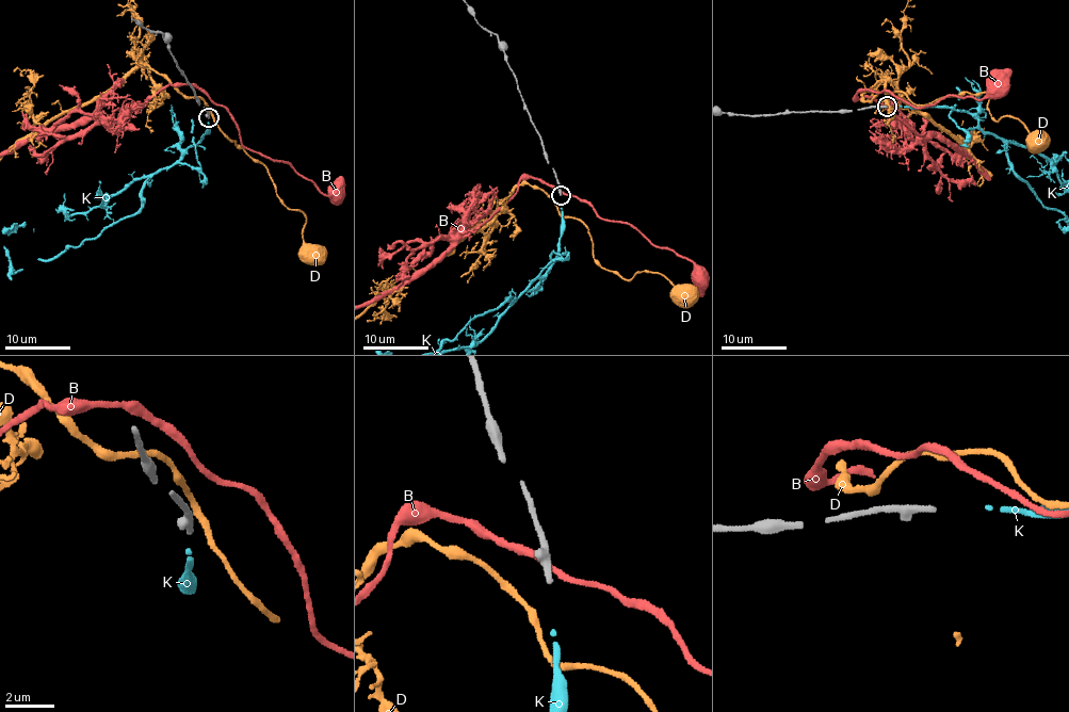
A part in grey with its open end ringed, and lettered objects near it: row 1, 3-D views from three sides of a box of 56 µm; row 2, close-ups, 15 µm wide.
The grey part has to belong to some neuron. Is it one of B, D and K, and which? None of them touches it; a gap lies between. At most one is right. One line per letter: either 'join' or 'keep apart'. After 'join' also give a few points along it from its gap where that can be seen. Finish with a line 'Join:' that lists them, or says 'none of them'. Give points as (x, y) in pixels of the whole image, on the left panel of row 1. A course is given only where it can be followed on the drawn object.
B: keep apart
D: keep apart
K: join
Join: K

